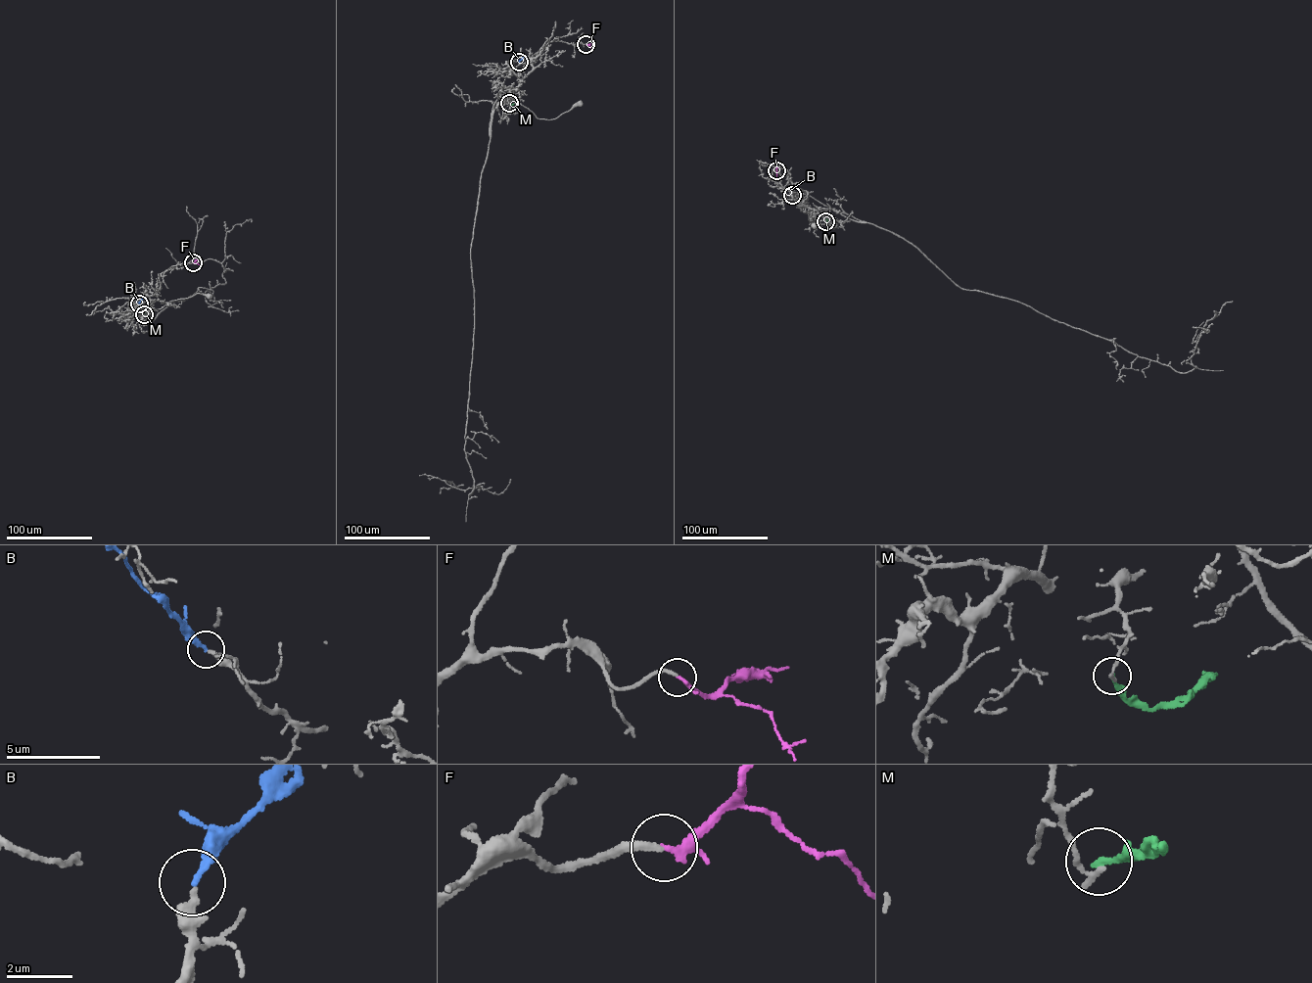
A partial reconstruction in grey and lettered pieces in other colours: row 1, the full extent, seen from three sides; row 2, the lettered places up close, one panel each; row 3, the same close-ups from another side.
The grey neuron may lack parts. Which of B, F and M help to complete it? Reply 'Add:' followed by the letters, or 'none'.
Add: F

